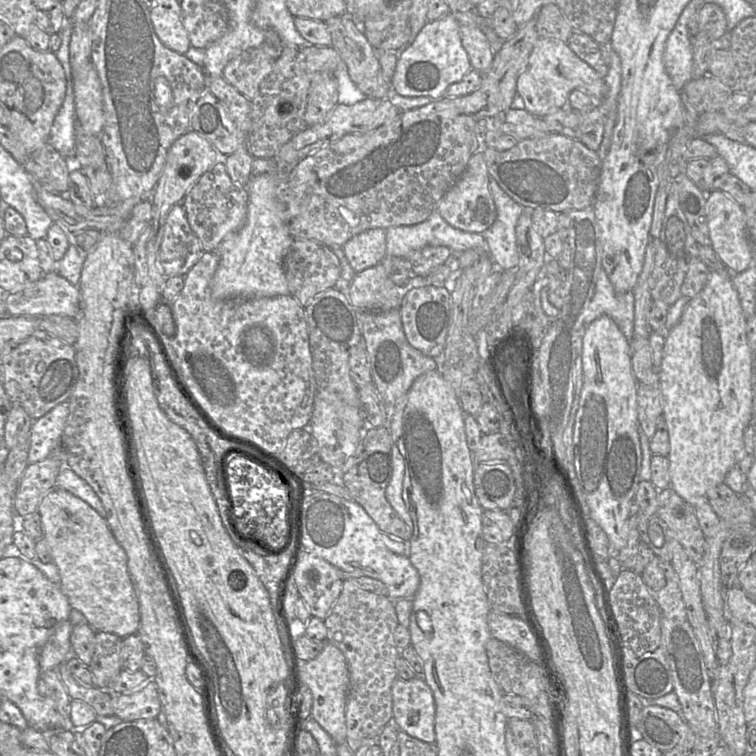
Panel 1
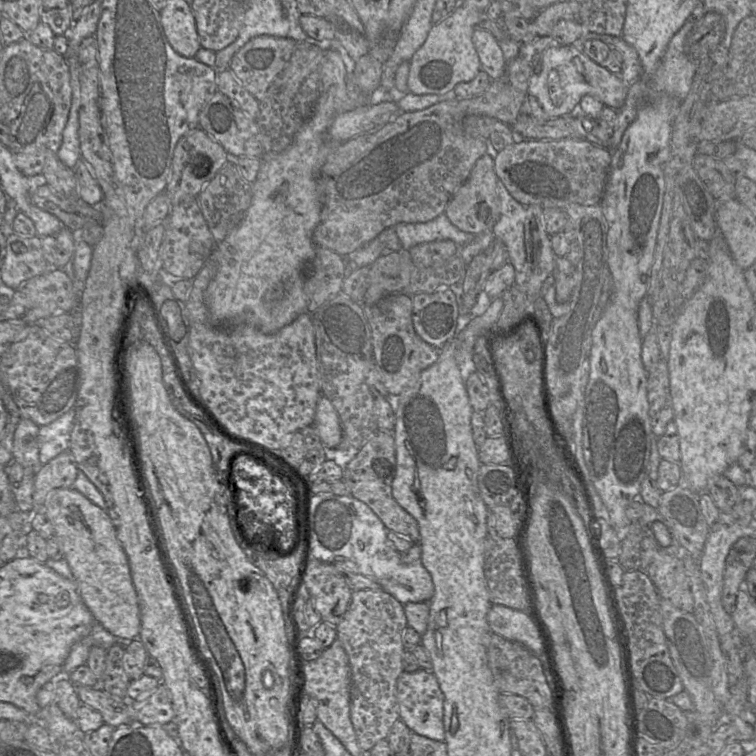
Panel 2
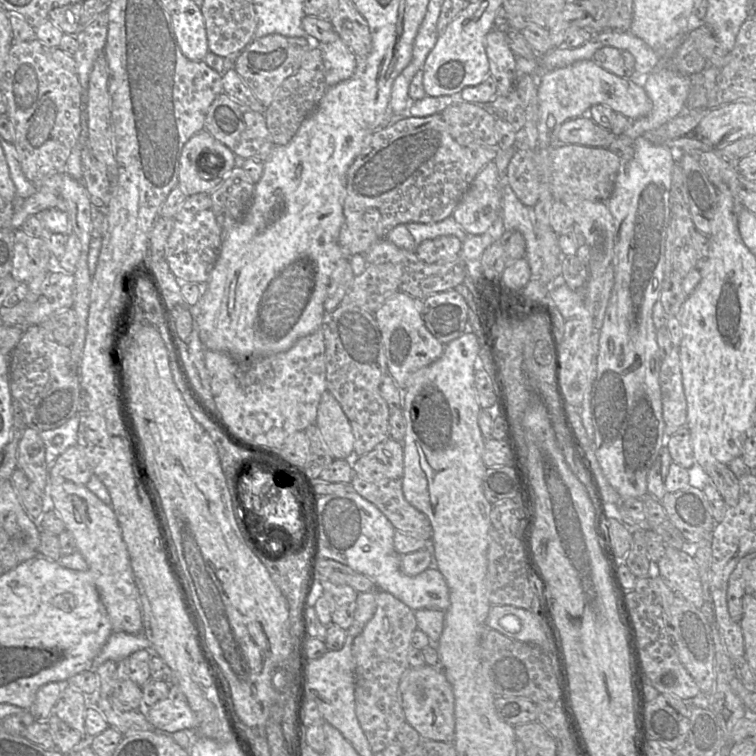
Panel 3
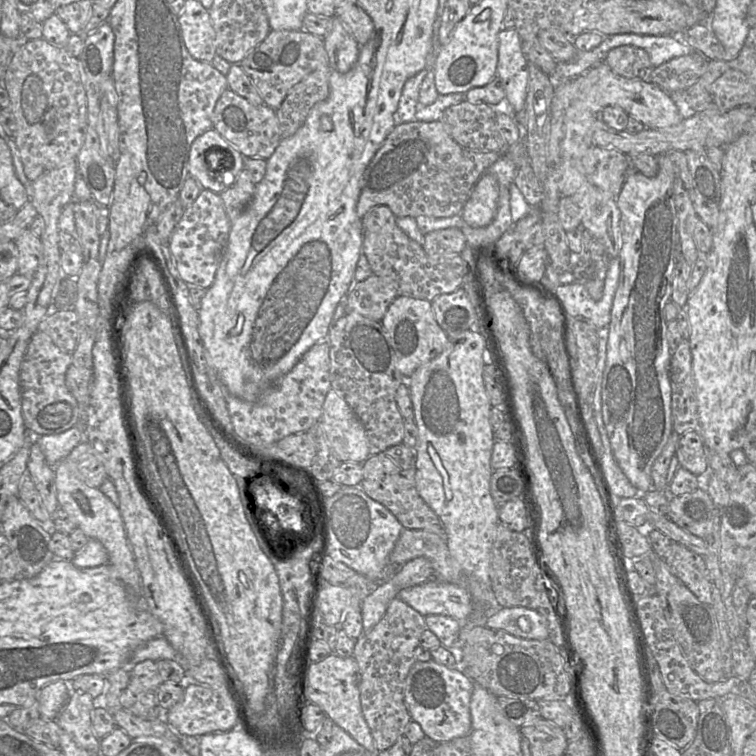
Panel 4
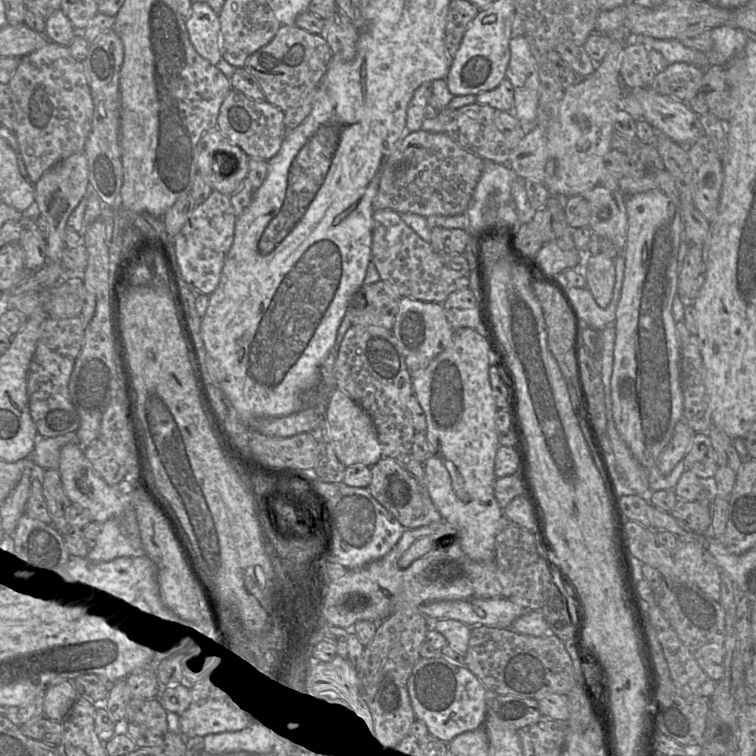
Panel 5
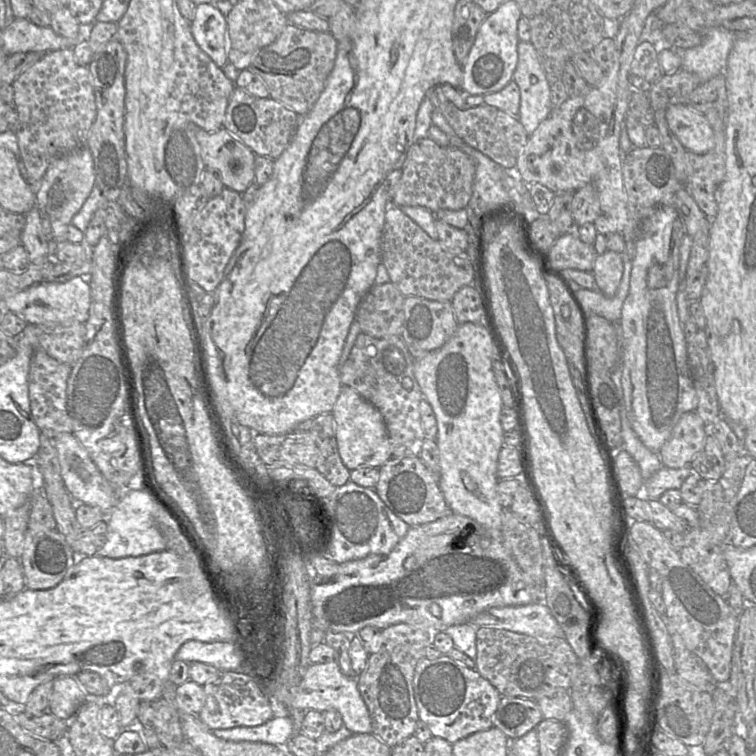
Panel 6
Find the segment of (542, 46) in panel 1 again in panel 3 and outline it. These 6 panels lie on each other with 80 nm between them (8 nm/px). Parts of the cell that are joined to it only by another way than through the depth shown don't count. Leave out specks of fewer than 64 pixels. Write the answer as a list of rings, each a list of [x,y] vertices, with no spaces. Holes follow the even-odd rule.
[[[593,60],[577,61],[566,67],[548,71],[539,77],[539,141],[553,147],[565,145],[553,141],[558,127],[551,132],[551,129],[547,127],[546,119],[552,116],[560,126],[568,120],[586,115],[588,109],[597,104],[607,106],[614,112],[632,120],[648,115],[652,109],[652,101],[643,86],[630,79],[621,78],[610,73]]]

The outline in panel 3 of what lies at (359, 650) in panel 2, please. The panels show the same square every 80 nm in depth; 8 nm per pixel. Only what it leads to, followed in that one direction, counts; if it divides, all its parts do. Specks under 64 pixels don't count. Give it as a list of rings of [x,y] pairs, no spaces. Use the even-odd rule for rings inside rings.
[[[381,589],[376,590],[376,611],[364,626],[362,632],[352,642],[352,653],[355,661],[355,711],[359,723],[372,752],[385,749],[393,740],[400,726],[405,722],[401,704],[399,684],[402,675],[410,668],[408,652],[411,647],[413,632],[418,628],[415,611],[396,598],[393,594]]]

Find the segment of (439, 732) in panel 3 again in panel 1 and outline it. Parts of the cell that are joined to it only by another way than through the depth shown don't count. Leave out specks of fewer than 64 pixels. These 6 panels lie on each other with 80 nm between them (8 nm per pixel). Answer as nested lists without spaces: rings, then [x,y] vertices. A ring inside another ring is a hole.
[[[397,678],[392,685],[392,720],[408,735],[435,743],[435,699],[424,678]]]

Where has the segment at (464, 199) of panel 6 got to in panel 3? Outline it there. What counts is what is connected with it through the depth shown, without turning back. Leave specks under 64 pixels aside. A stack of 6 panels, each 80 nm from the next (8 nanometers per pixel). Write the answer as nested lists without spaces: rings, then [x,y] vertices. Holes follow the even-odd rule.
[[[441,113],[425,117],[404,117],[377,130],[364,140],[361,152],[345,176],[344,223],[339,233],[339,245],[350,258],[364,254],[397,225],[410,222],[436,223],[450,217],[477,174],[486,164],[494,161],[496,152],[497,148],[460,145],[450,135]],[[368,209],[376,209],[380,213],[380,221],[376,227],[368,226],[363,220]]]

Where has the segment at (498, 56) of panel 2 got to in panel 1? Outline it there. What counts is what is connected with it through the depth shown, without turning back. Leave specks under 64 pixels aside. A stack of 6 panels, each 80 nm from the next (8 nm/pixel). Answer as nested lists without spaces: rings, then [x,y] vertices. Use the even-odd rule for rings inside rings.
[[[460,26],[462,45],[468,54],[473,69],[485,72],[492,64],[495,52],[485,33],[474,26]]]

